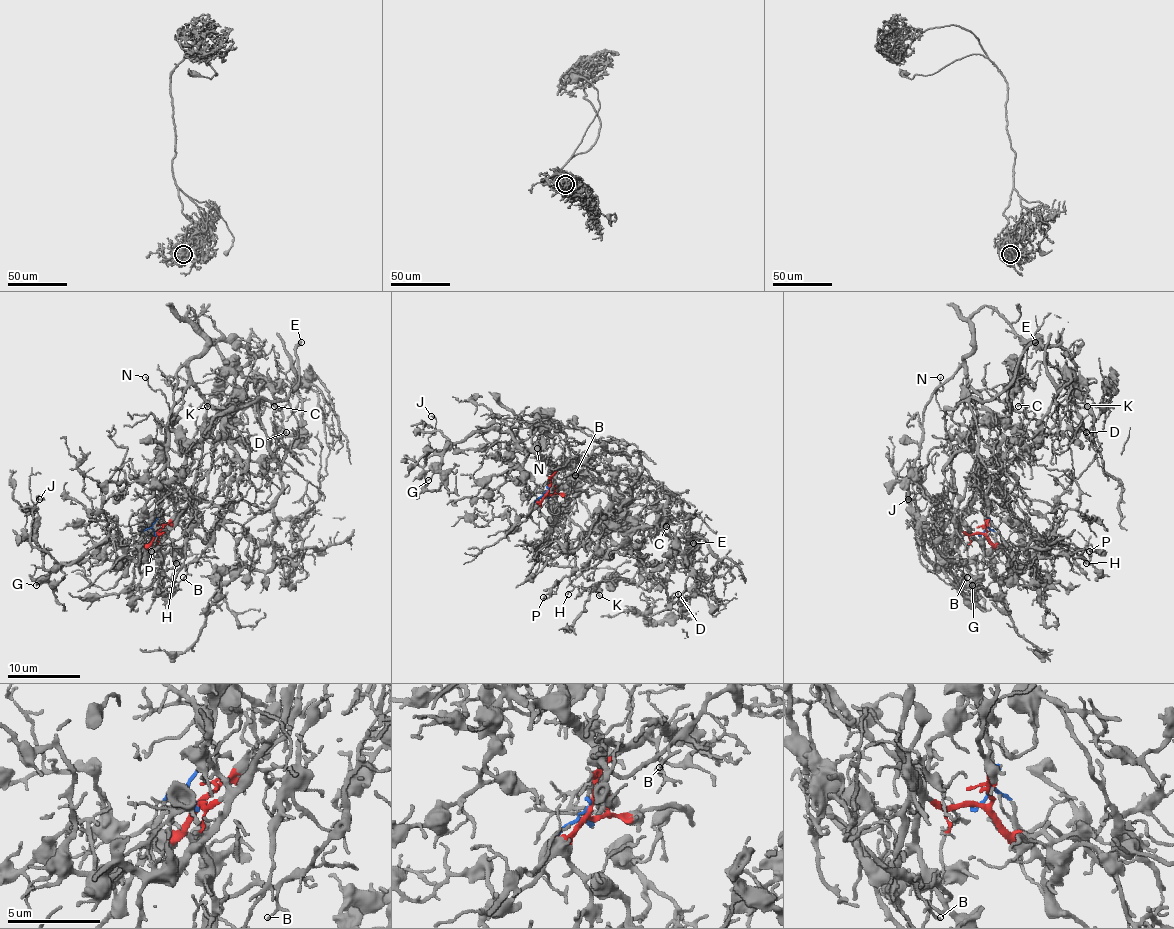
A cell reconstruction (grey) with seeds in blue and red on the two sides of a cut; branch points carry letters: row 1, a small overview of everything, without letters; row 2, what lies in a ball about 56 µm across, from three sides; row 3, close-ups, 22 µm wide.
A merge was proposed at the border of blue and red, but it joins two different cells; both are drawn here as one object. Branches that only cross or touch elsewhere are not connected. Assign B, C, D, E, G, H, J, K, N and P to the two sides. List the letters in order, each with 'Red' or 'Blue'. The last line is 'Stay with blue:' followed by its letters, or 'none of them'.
B: Red
C: Blue
D: Blue
E: Red
G: Red
H: Red
J: Red
K: Blue
N: Blue
P: Red
Stay with blue: C, D, K, N

